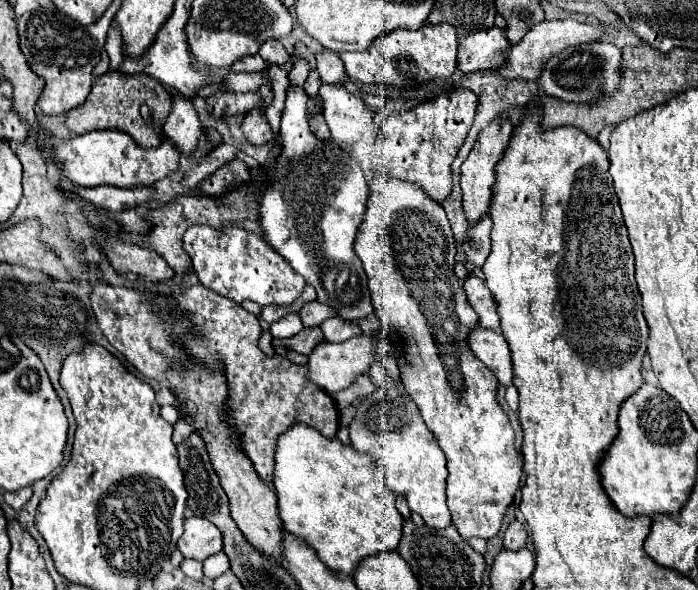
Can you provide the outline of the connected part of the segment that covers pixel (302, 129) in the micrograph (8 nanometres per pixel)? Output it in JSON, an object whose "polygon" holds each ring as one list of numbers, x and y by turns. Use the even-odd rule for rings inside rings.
{"polygon":[[287,90,285,112,281,118,281,154,271,172,269,186,259,200,259,228,265,234,265,240,299,272,309,284,317,290,317,300,327,302,331,308,337,308,337,314,345,320,361,320,373,312,369,304,369,286,363,272,361,260,353,250,355,232,363,220,365,200,369,194,361,164,347,148,339,144,325,144,315,136,307,116,307,96,303,90]]}

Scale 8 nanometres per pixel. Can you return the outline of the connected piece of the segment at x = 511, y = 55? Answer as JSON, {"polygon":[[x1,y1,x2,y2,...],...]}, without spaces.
{"polygon":[[567,18,567,20,543,20,539,24,535,24,525,36,521,42,517,44,511,44,509,50,507,50,507,58,505,58,505,64,493,72,501,74,503,78,509,78,509,80,517,80,517,78,523,78,523,80,537,80,541,76,541,72,545,70,545,64,549,58,561,54,565,48,569,46,577,46,577,44,583,44,583,42,593,42,593,40,601,40,603,32,599,28,593,28,589,24,581,24,581,22,575,22,573,18]]}

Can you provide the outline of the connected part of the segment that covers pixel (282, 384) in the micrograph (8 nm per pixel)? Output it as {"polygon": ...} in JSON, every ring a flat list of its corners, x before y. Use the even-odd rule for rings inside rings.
{"polygon":[[201,284,175,294,175,300,191,314,191,320,199,332,199,338,195,342,185,342,185,346,207,366,217,368,223,364,225,368,229,382,227,404,231,408,231,422,241,432,245,452,249,452,249,458,265,482,273,480,275,440,293,422,305,422,325,436,335,436,339,416,331,396,305,380,305,366,291,364,285,356,267,356,259,350,257,338,261,336,261,326,257,316]]}

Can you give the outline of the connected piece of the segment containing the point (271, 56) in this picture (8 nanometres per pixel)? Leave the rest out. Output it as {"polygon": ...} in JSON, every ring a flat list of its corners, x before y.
{"polygon":[[267,40,263,46,261,46,261,52,259,56,267,62,273,62,273,64,285,64,291,60,291,56,287,54,287,50,283,48,283,44,279,40]]}

